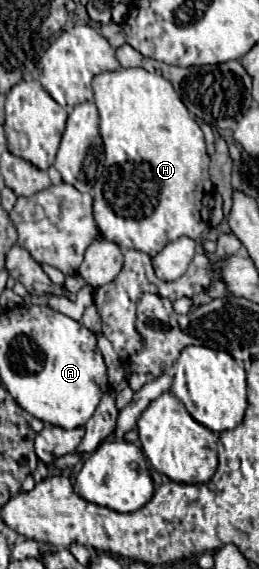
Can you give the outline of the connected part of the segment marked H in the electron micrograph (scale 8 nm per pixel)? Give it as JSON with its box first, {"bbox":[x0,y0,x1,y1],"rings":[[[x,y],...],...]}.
{"bbox":[92,69,212,257],"rings":[[[120,69],[120,71],[112,71],[112,73],[100,73],[94,77],[92,81],[94,87],[94,99],[96,99],[96,107],[100,111],[100,135],[104,141],[104,173],[102,179],[104,183],[96,183],[94,185],[94,219],[96,219],[96,227],[100,231],[100,235],[104,239],[110,239],[112,243],[116,243],[120,249],[136,249],[142,251],[150,257],[158,255],[158,251],[162,251],[162,247],[166,247],[168,243],[180,239],[180,237],[190,237],[190,239],[200,239],[202,233],[208,229],[208,213],[204,209],[204,195],[212,193],[212,181],[210,181],[210,173],[208,173],[208,165],[210,165],[210,157],[206,153],[206,145],[204,145],[204,133],[198,127],[198,123],[190,117],[188,109],[184,107],[184,103],[180,101],[178,93],[174,91],[172,83],[166,81],[162,75],[158,73],[148,73],[146,69]]]}

